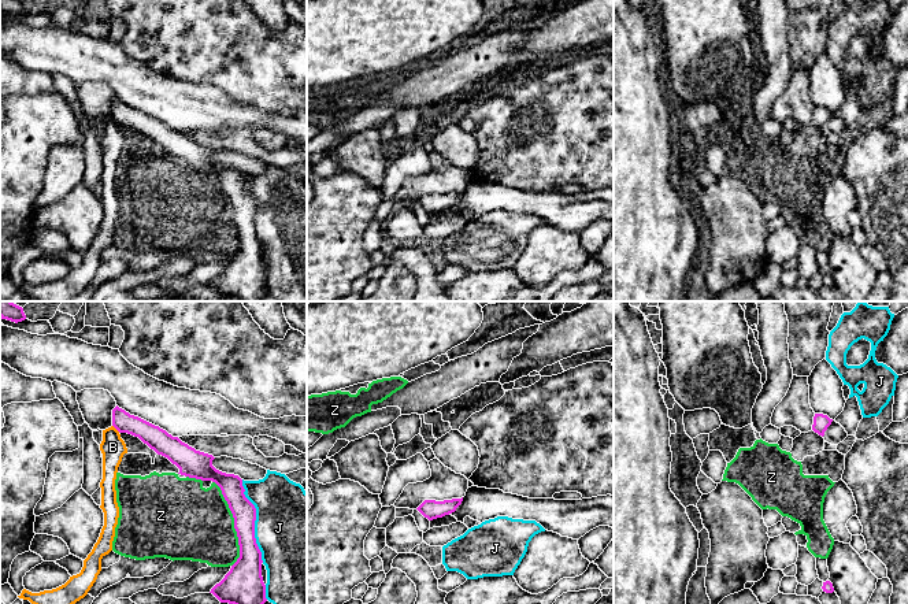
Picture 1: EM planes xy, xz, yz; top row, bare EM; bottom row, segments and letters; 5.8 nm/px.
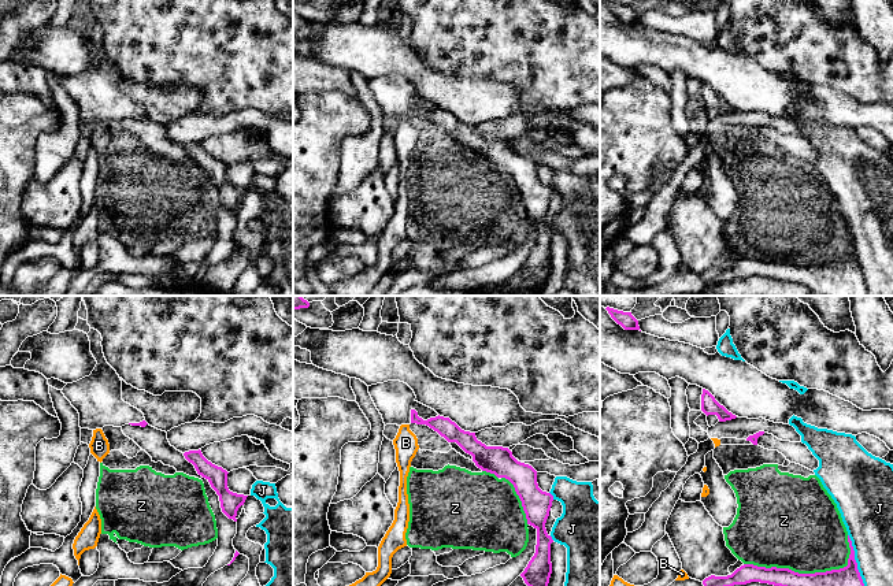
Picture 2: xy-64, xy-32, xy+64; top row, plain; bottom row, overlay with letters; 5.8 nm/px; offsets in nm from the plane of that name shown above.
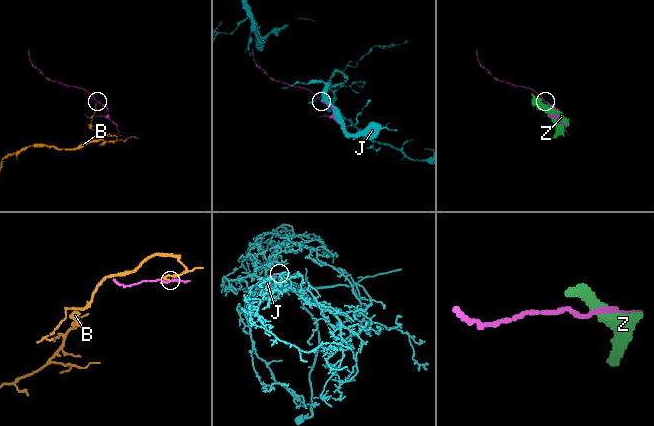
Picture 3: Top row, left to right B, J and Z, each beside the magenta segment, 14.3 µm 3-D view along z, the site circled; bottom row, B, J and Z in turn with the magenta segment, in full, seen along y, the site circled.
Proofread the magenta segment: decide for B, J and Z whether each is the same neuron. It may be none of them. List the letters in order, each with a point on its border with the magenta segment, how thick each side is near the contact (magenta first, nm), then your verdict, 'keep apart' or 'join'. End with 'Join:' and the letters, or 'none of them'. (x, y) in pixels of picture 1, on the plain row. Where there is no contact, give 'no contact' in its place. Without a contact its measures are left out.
B: xy (117, 122) | 140/150 nm | keep apart
J: xy (255, 212) | 140/460 nm | keep apart
Z: xy (234, 217) | 140/440 nm | join
Join: Z

